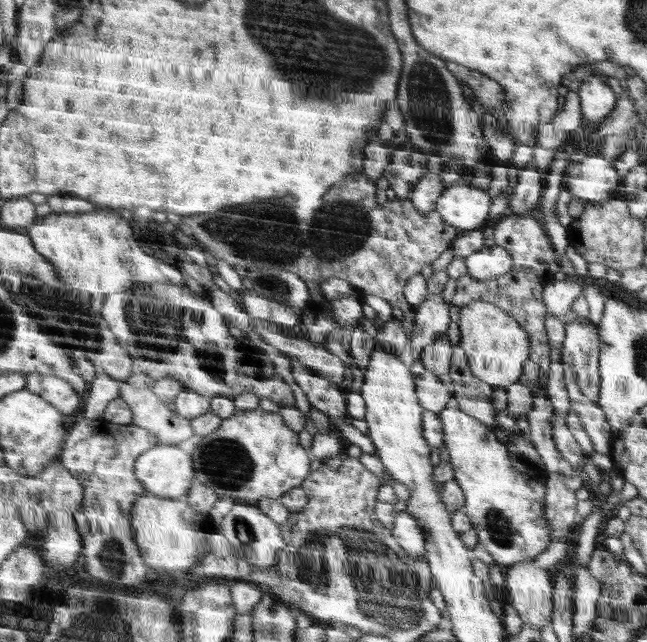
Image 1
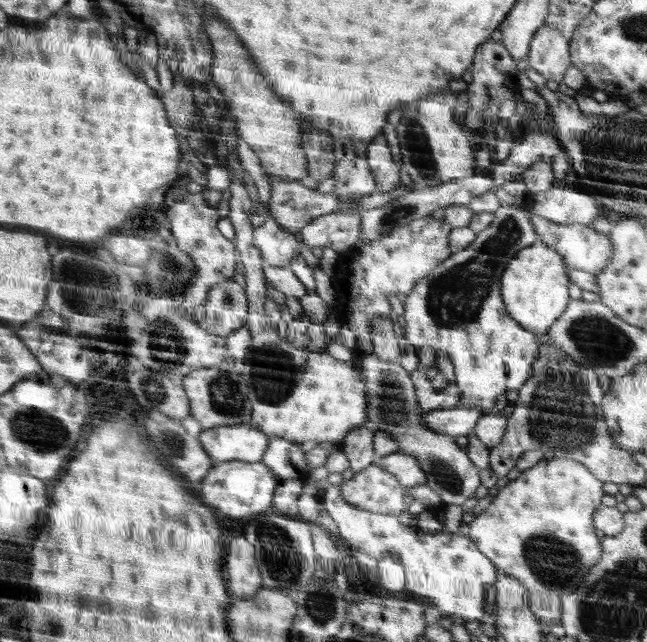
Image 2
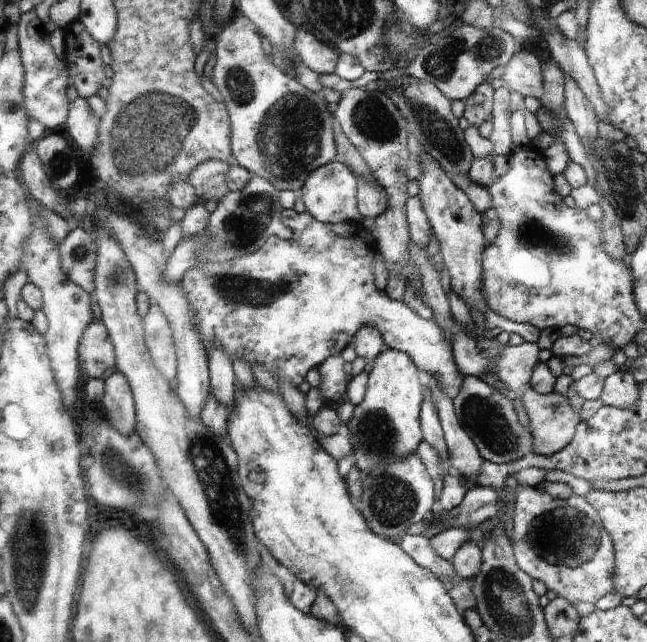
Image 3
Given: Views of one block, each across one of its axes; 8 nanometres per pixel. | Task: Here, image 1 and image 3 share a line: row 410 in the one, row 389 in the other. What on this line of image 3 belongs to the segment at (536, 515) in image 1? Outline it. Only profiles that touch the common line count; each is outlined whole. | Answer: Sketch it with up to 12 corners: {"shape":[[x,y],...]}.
{"shape":[[283,209],[182,284],[207,348],[300,385],[361,326],[466,376],[441,324],[378,292],[356,222]]}

